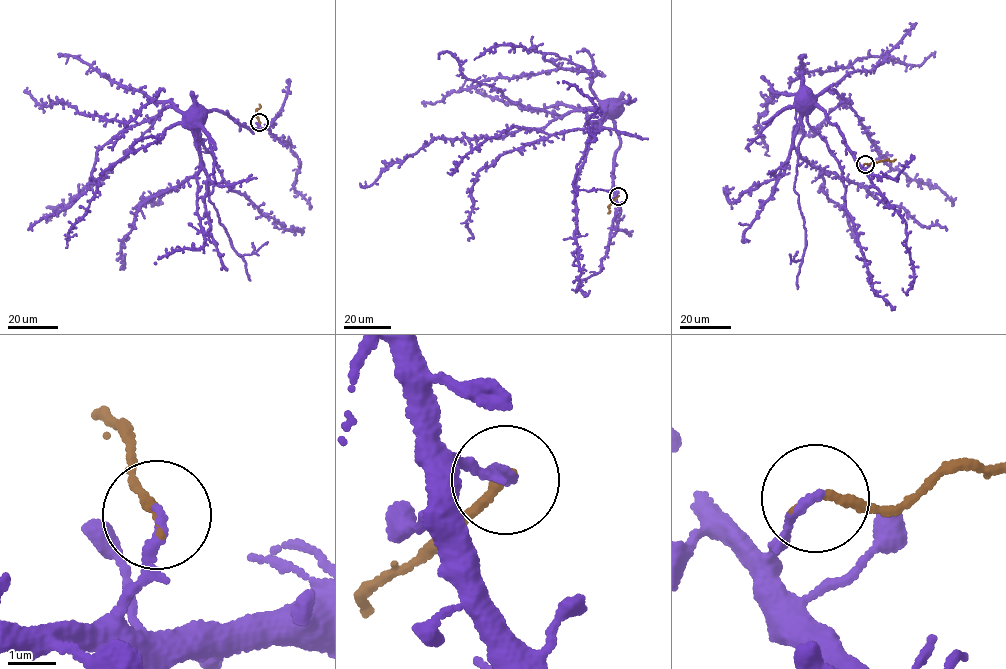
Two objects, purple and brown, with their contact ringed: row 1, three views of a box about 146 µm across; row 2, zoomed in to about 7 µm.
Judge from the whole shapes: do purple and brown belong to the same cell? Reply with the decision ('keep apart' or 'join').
keep apart

